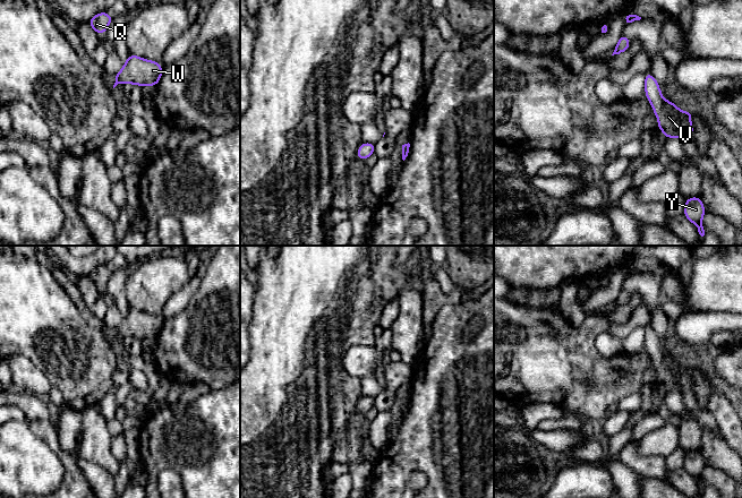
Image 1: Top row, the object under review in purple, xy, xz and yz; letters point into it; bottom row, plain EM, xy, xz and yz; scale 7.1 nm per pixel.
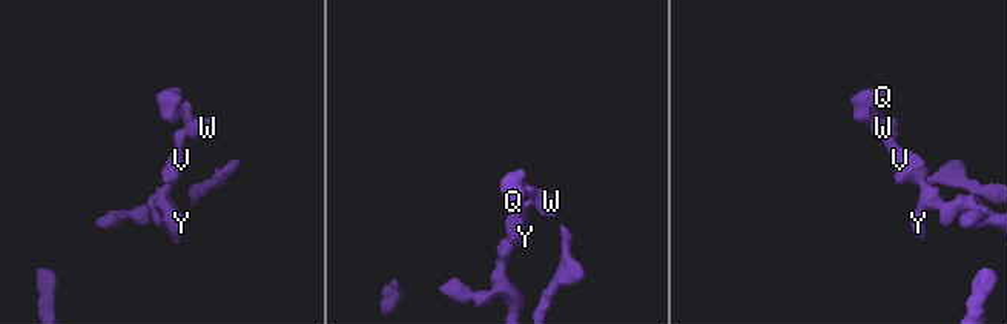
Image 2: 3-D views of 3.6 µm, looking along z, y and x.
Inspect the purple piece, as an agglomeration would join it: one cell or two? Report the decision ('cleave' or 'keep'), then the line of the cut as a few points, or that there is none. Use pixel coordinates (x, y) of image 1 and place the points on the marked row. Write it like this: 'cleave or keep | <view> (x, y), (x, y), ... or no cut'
keep | no cut

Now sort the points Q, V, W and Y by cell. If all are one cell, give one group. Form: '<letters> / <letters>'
Q V W Y

